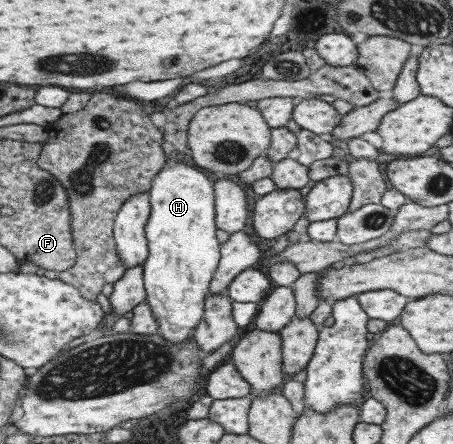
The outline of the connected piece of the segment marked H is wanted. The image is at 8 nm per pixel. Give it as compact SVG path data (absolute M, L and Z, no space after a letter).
M177 161L164 167L152 177L150 189L147 190L150 213L145 225L145 238L148 255L143 263L141 278L152 317L157 327L157 335L170 344L186 344L193 338L193 330L201 321L207 287L220 257L220 244L215 237L214 190L212 182L205 174L191 166Z

